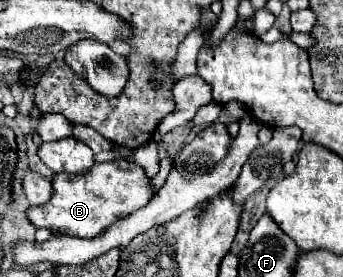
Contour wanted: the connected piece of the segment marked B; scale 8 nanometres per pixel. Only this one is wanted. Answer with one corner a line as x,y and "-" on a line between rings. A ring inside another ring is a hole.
114,160
94,164
88,174
54,174
52,198
38,208
28,208
28,220
36,228
48,228
52,232
94,238
100,230
106,230
110,222
126,218
136,208
146,204
152,196
150,178
144,170
128,160

